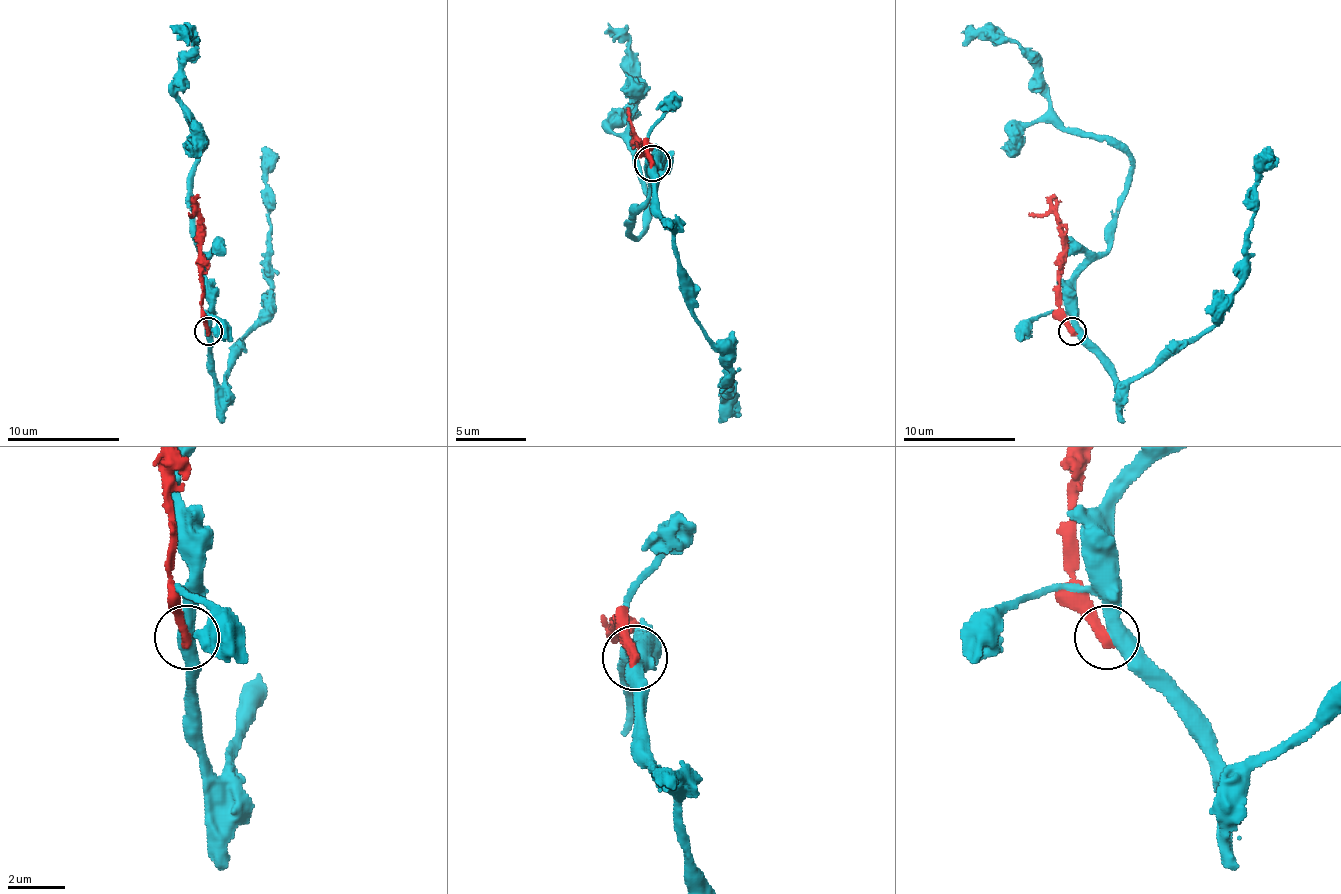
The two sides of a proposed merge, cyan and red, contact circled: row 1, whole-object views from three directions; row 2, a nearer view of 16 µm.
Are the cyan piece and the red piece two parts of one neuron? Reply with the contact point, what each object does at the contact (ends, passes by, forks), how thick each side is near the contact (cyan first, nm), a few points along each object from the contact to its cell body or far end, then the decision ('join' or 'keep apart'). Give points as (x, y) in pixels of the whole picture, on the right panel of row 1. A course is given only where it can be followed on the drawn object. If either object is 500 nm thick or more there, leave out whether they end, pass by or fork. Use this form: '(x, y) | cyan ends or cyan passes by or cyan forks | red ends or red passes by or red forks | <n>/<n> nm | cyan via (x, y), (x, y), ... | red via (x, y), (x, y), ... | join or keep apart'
(1072, 331) | cyan passes by | red ends | 460/360 nm | cyan via (1073, 332), (1073, 281), (1107, 250), (1129, 157), (1070, 132), (1014, 42), (960, 33) | red via (1073, 332), (1059, 306), (1059, 219), (1053, 213), (1028, 213) | keep apart

